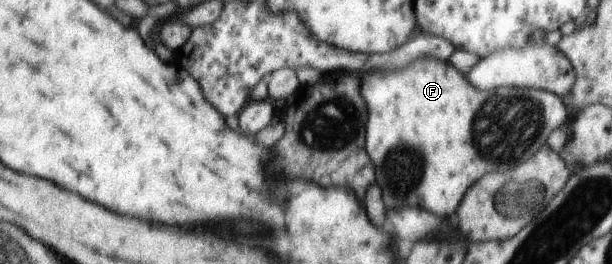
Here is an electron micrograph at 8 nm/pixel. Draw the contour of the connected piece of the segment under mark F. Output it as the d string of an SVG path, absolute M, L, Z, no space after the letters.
M429 56L417 58L409 66L401 68L401 70L393 70L391 74L371 72L369 76L363 76L361 78L361 88L363 88L363 98L369 104L369 108L367 108L366 150L369 158L376 165L375 181L379 184L379 188L381 188L381 196L383 196L385 206L389 210L401 210L401 208L407 208L407 206L419 206L419 208L423 208L427 212L433 212L437 216L443 216L443 218L455 214L461 198L465 196L465 193L469 190L469 186L473 182L477 182L481 176L489 174L489 172L505 172L507 168L519 166L521 162L532 159L536 155L536 152L541 150L541 146L547 142L547 136L555 128L559 128L561 124L566 124L567 119L572 116L570 112L567 114L568 109L565 108L564 101L555 93L537 90L535 88L505 88L505 86L497 88L497 92L479 92L479 90L473 88L473 84L467 80L465 74L459 72L457 68L453 68L453 64L449 64L445 60L439 62L437 58L429 58Z

